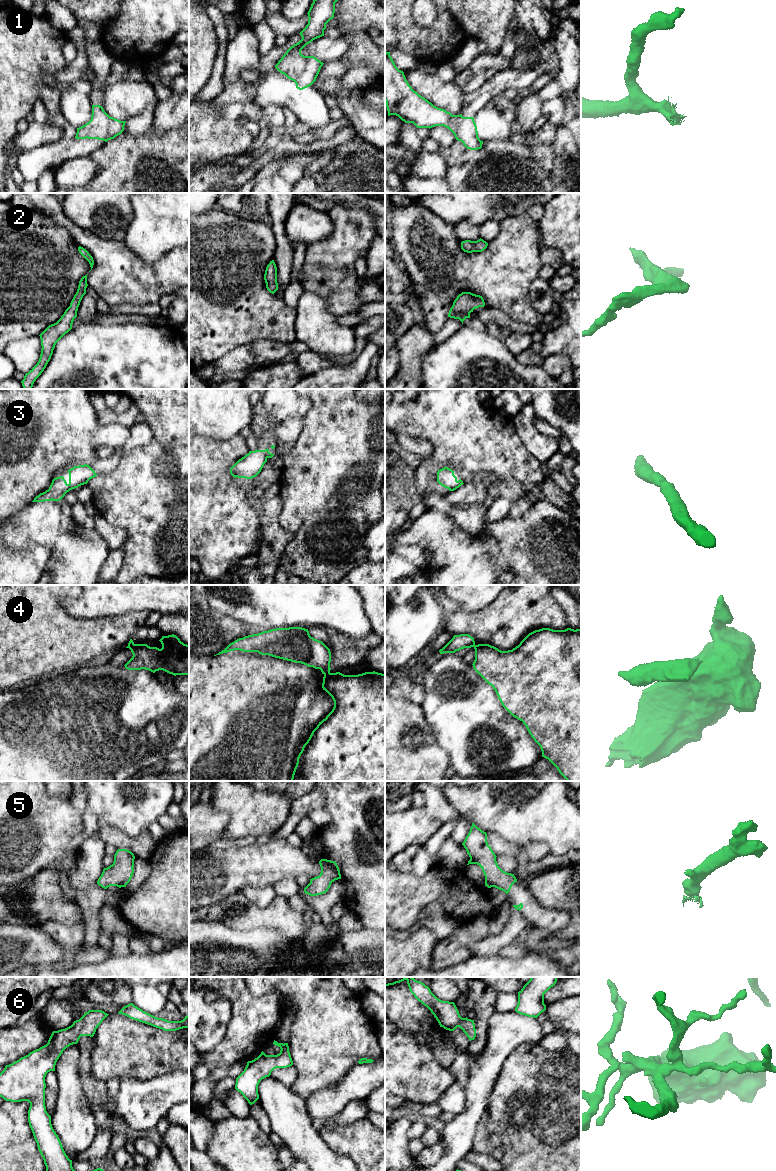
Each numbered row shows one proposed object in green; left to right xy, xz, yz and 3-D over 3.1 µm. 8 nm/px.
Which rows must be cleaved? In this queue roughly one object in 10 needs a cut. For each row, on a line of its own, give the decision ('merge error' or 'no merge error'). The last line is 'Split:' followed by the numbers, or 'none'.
1: no merge error
2: no merge error
3: no merge error
4: merge error
5: no merge error
6: no merge error
Split: 4

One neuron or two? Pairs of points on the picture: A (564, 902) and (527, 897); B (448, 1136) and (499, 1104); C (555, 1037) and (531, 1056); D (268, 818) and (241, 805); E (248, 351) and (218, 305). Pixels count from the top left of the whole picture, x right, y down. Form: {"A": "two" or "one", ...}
{"A": "two", "B": "two", "C": "two", "D": "one", "E": "two"}

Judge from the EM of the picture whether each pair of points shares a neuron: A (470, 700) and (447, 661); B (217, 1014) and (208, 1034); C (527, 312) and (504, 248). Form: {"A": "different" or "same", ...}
{"A": "same", "B": "same", "C": "same"}

